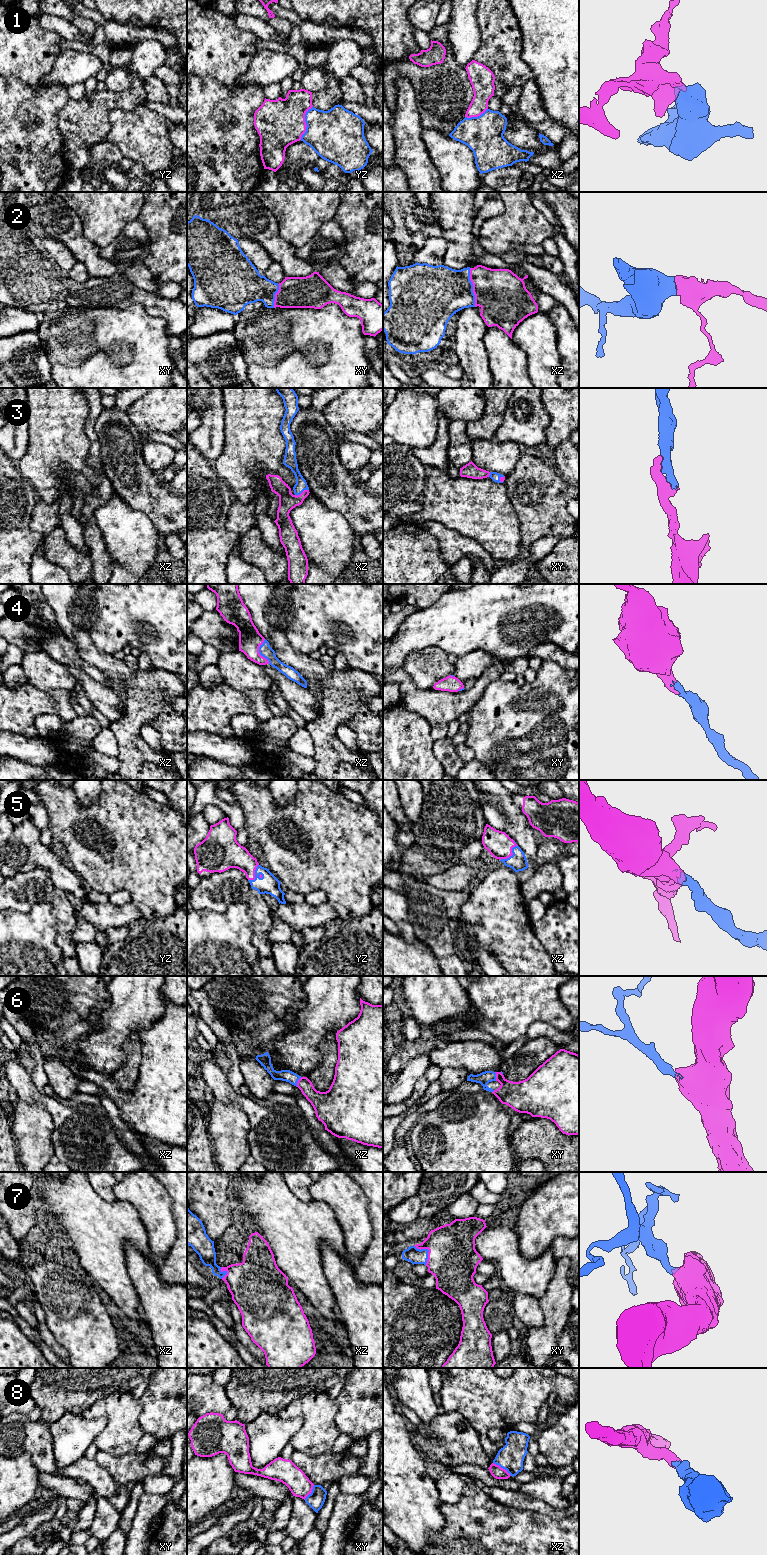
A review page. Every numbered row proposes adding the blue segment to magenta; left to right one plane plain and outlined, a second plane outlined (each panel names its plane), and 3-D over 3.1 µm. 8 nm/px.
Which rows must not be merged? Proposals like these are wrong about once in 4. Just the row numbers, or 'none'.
1

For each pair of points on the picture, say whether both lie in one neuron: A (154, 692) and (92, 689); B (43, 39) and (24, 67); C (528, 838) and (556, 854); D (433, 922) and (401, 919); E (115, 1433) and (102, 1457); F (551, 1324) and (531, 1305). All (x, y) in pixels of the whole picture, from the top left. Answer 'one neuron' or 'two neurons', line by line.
A: two neurons
B: one neuron
C: two neurons
D: two neurons
E: two neurons
F: two neurons

